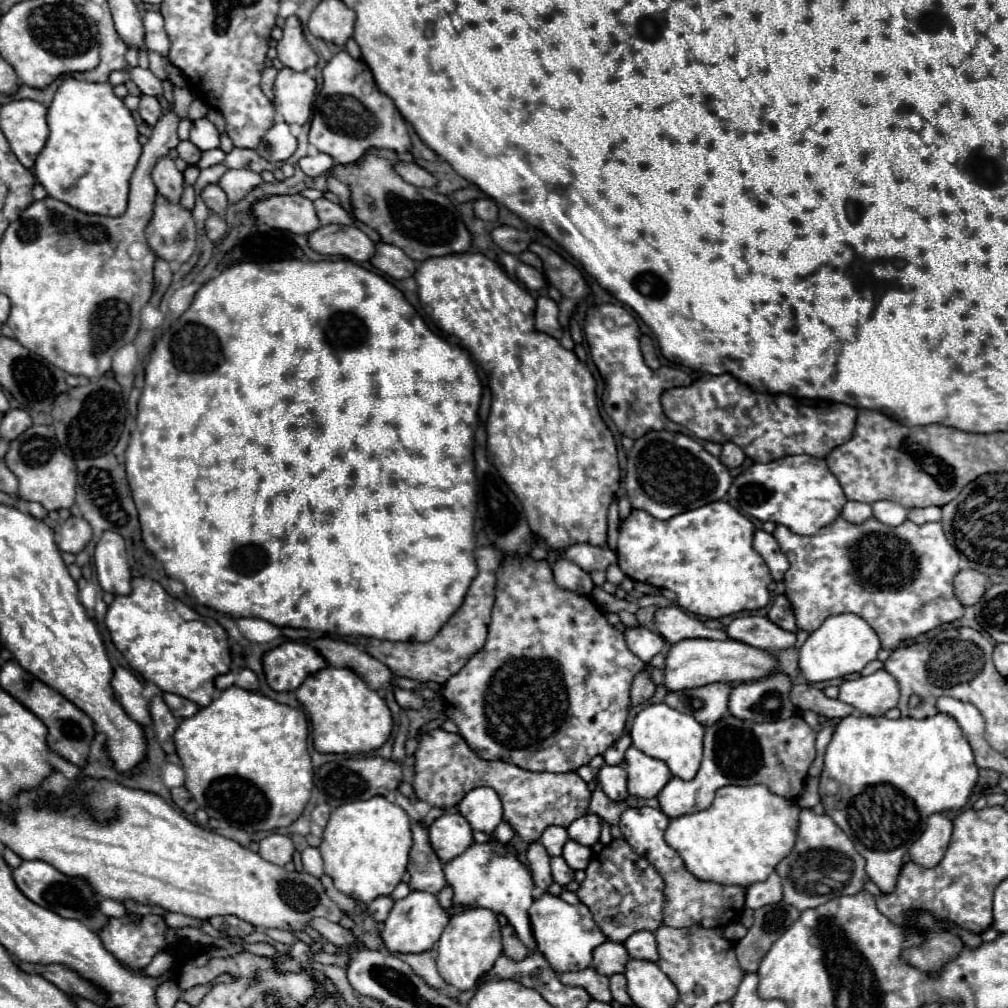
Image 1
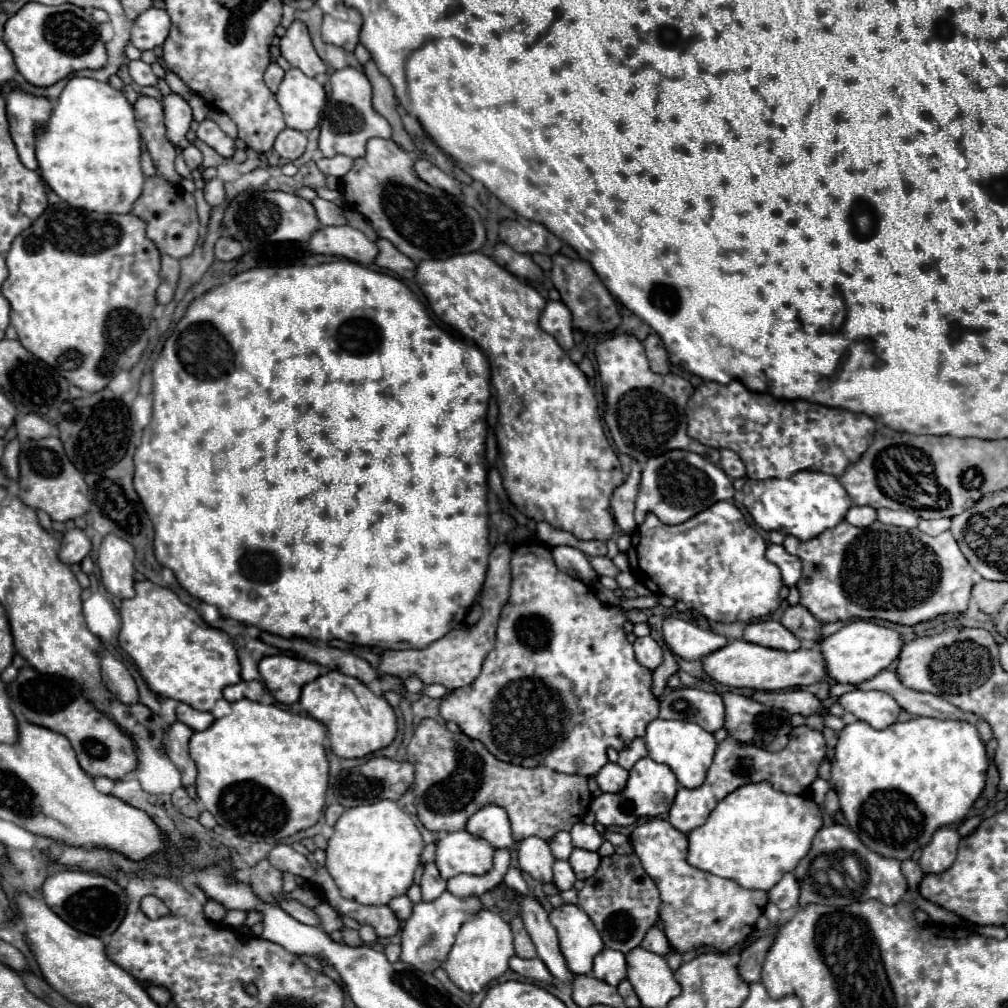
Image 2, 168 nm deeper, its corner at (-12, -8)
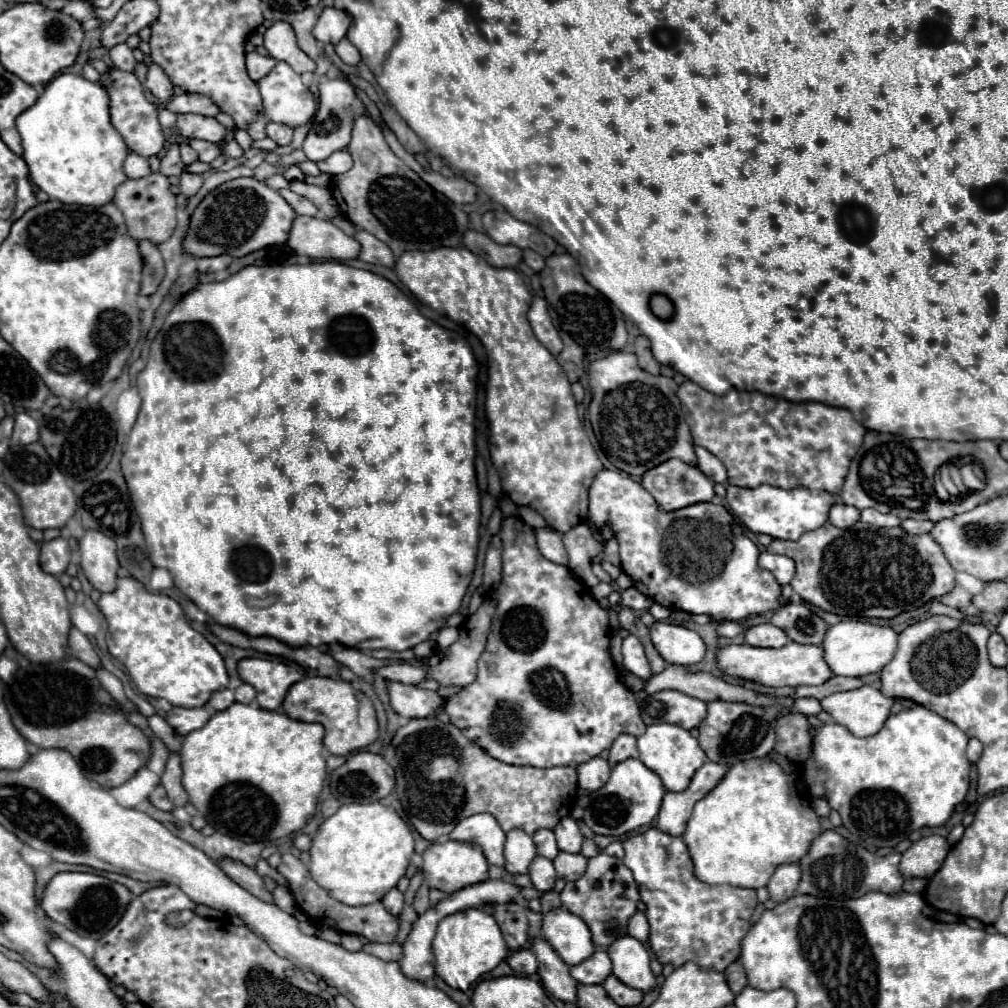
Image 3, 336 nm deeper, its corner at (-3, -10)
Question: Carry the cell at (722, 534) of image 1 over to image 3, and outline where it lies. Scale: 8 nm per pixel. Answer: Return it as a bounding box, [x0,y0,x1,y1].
[589,469,781,621]

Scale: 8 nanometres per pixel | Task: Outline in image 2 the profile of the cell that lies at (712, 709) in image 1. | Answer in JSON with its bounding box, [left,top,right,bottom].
[660,687,724,733]

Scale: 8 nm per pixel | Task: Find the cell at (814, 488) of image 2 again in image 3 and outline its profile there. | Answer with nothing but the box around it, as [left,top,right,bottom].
[727,485,837,541]

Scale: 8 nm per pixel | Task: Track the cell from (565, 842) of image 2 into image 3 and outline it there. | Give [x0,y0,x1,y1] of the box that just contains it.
[533,829,559,859]

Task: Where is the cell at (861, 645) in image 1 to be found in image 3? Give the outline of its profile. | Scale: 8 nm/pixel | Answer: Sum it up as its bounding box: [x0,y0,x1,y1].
[821,621,897,677]

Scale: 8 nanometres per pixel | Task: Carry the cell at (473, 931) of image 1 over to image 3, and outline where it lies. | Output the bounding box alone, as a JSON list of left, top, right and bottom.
[435,909,507,991]

